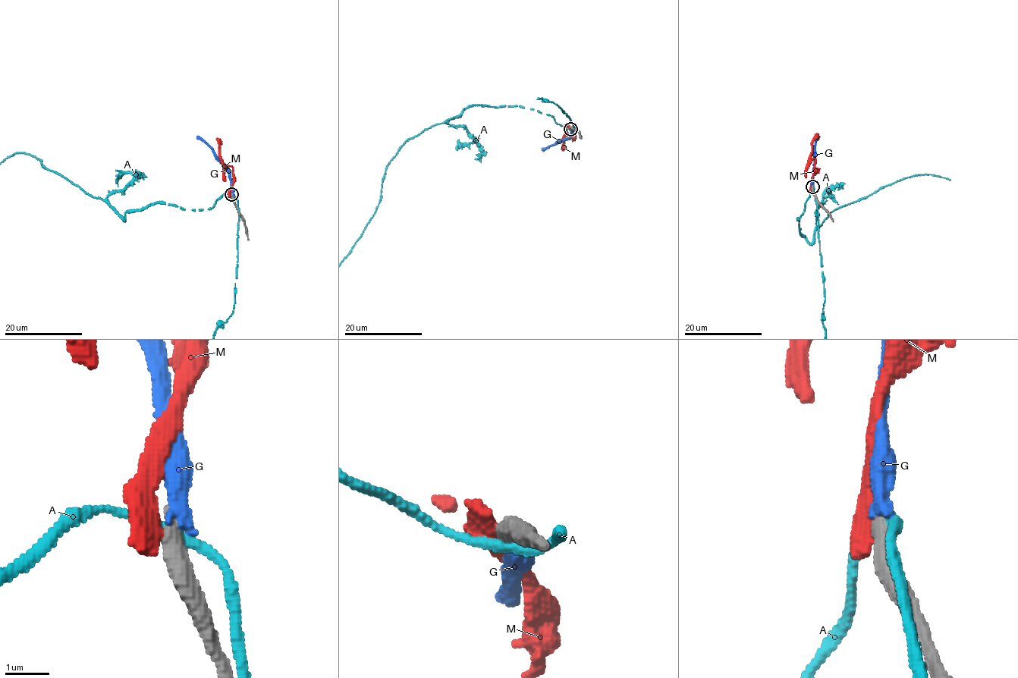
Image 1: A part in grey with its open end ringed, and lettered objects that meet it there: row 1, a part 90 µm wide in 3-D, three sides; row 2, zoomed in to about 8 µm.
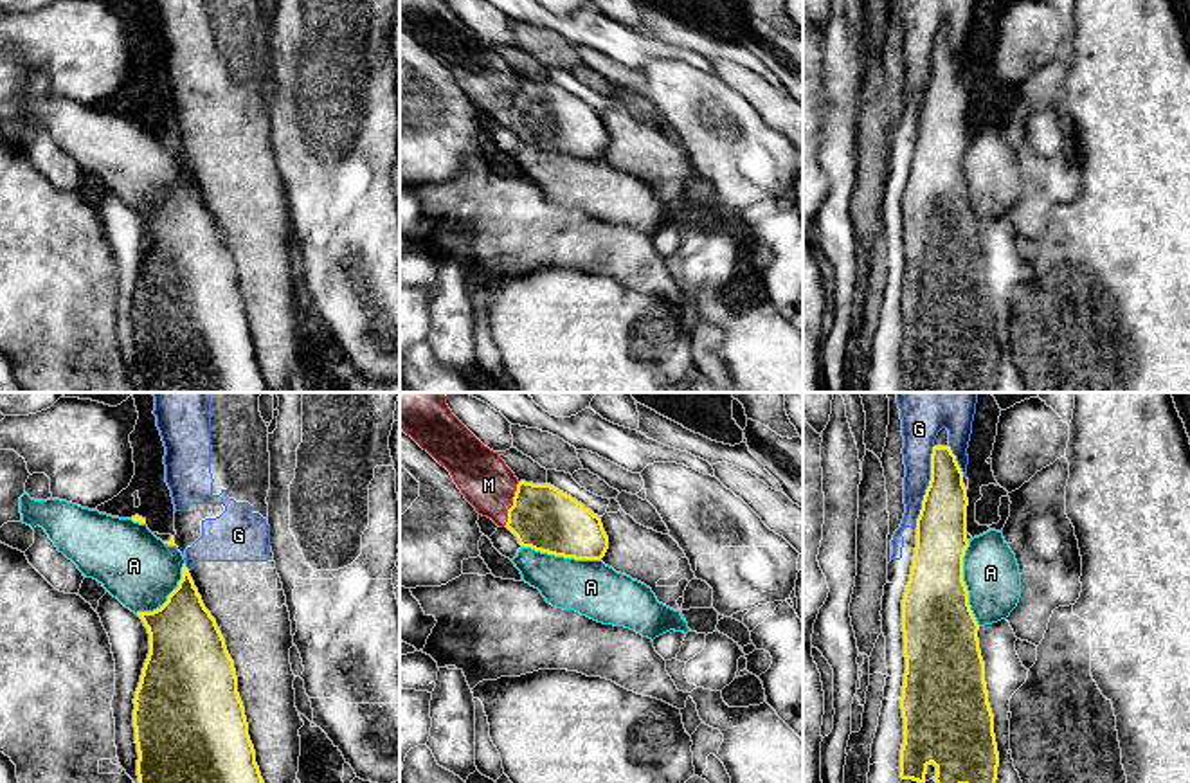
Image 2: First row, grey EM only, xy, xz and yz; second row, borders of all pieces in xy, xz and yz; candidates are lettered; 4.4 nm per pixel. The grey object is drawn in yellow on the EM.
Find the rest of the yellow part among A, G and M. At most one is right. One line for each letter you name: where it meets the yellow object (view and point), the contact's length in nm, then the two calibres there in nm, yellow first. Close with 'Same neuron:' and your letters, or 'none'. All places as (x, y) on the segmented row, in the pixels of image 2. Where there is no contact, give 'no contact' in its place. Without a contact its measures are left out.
Same neuron: none

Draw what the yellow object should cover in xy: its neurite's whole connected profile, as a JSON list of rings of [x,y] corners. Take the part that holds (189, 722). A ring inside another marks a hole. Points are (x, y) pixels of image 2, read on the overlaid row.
[[[185,563],[167,601],[137,616],[149,634],[149,653],[133,698],[139,783],[265,783],[248,736],[234,661]]]

